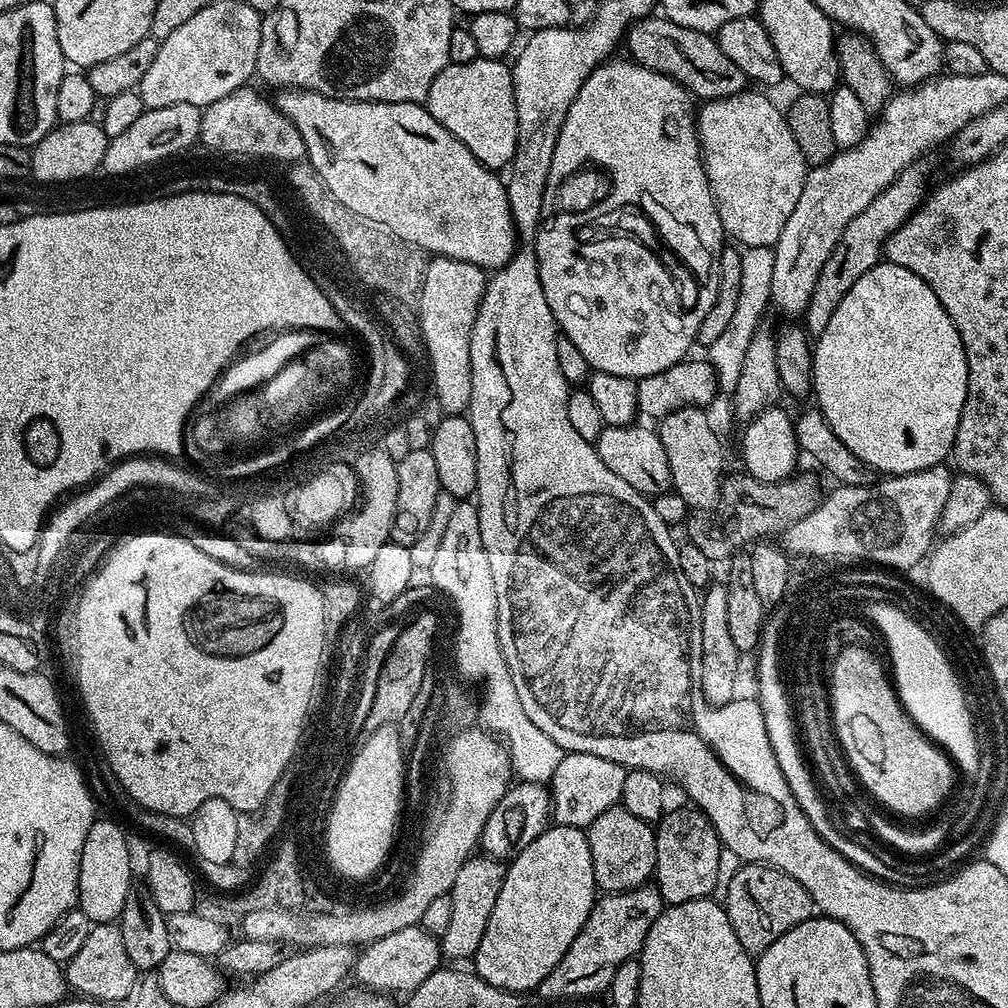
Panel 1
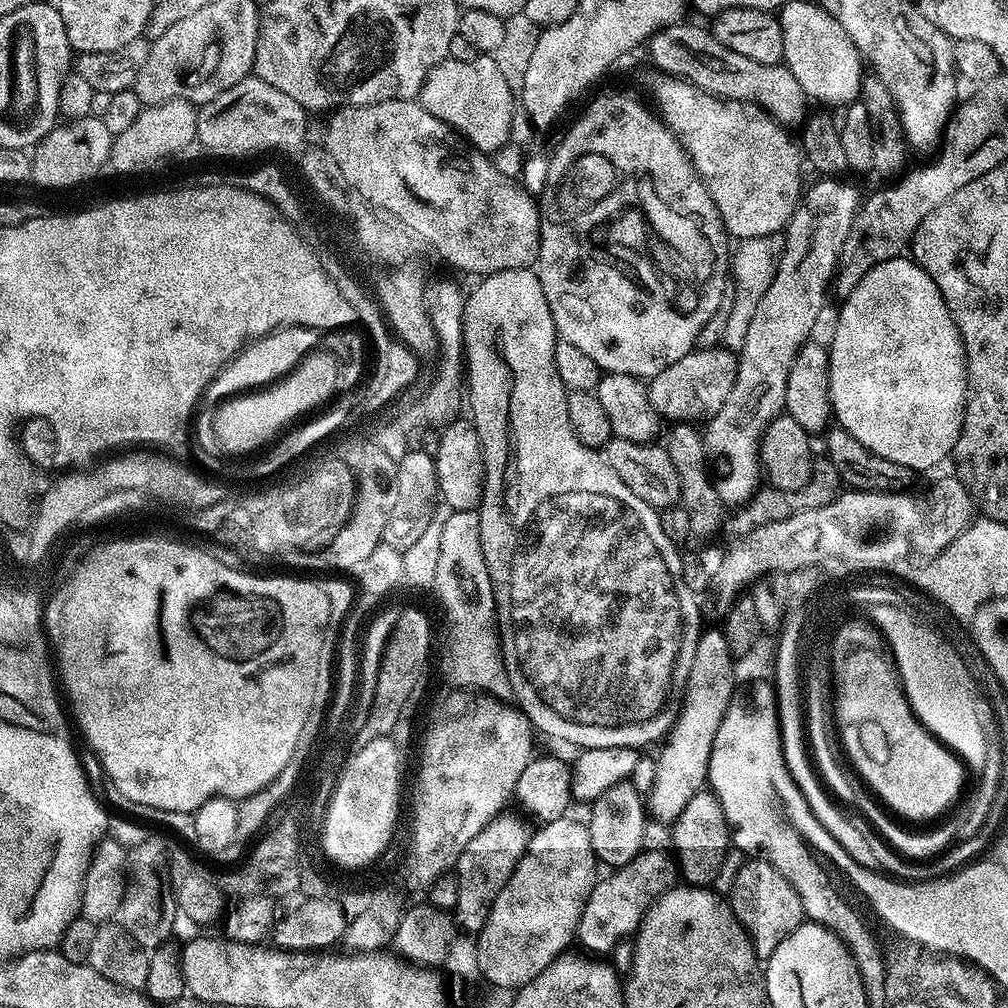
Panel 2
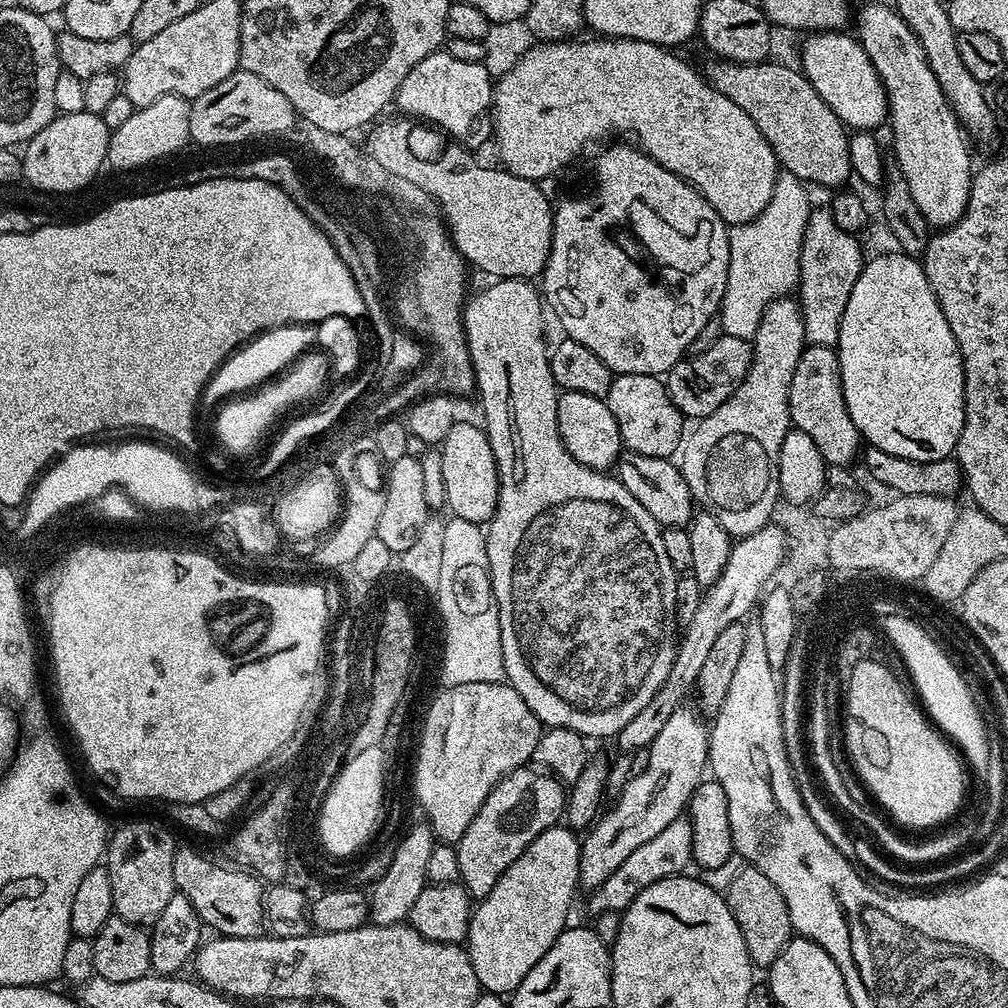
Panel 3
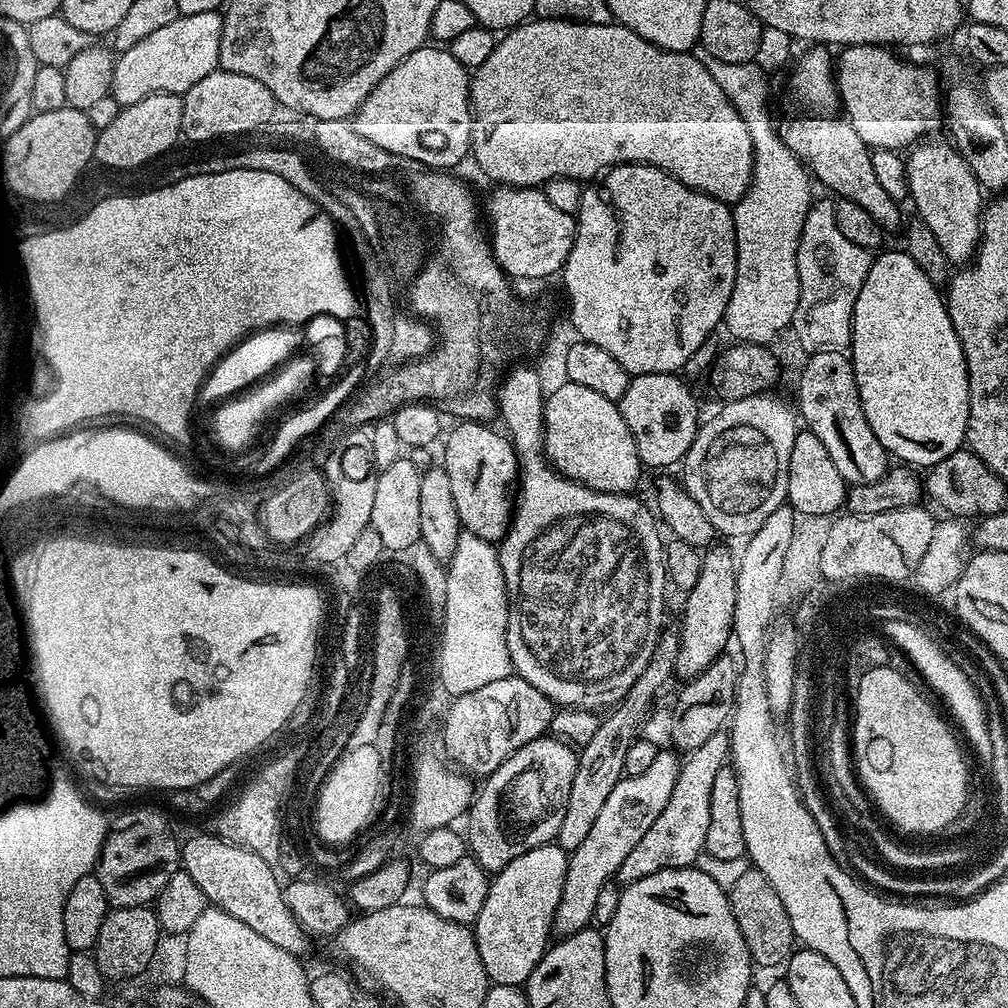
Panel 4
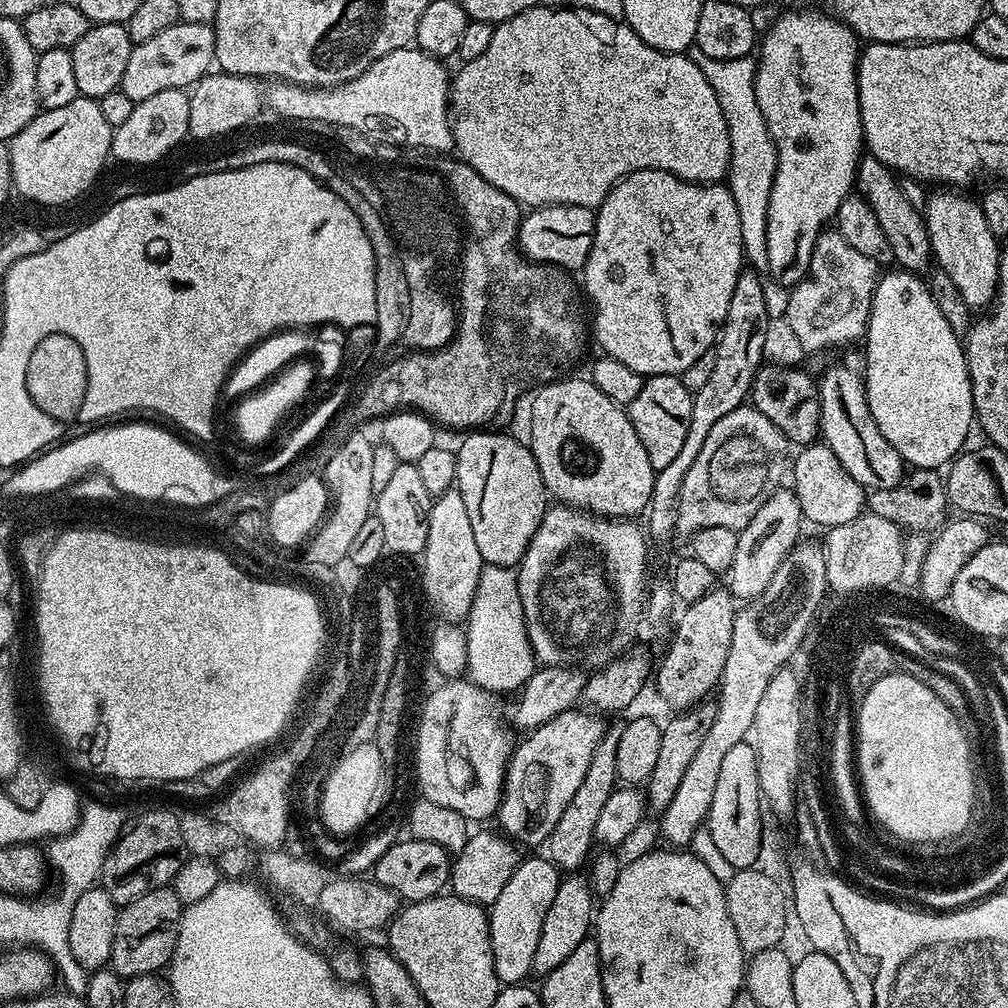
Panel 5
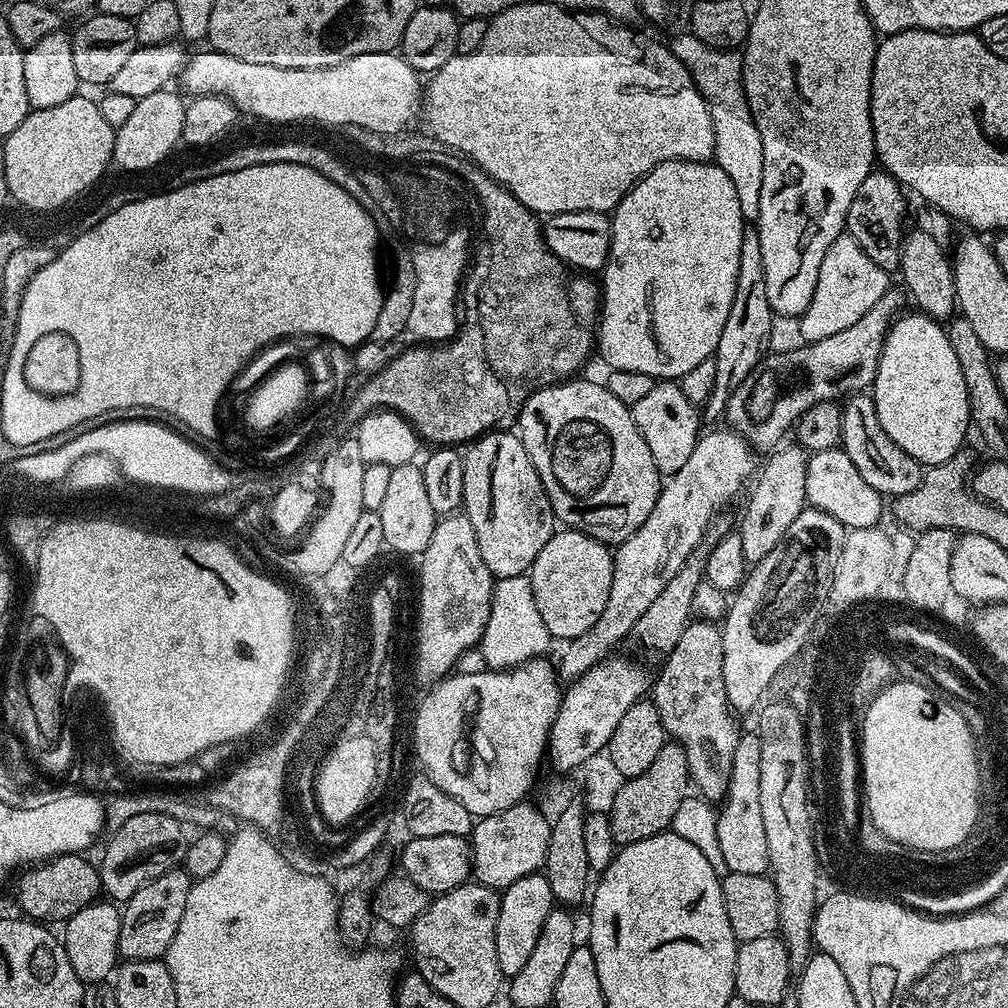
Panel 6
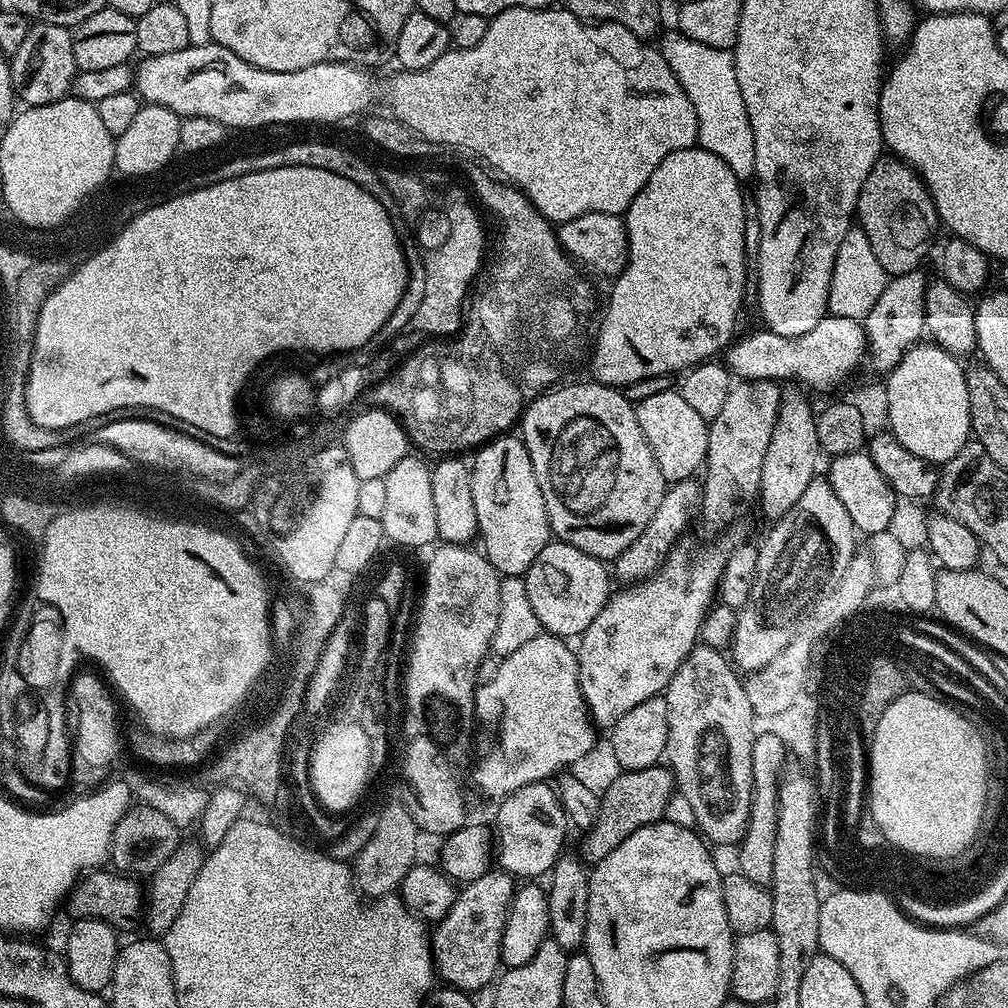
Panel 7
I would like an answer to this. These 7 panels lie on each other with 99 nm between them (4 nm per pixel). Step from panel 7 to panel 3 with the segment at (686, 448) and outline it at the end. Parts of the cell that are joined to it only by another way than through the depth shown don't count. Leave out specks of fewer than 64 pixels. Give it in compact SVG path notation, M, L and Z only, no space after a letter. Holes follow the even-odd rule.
M625 372L613 375L606 403L610 414L614 414L614 422L618 422L620 442L627 451L663 460L677 455L686 436L686 418L670 398L667 383L660 376Z

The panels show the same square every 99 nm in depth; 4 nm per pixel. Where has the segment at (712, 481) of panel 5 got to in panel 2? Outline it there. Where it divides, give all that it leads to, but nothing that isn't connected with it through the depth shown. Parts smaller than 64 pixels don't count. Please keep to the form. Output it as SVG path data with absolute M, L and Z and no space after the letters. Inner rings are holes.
M820 178L817 181L817 184L812 184L809 188L807 185L796 206L796 212L783 231L780 261L774 282L770 282L766 294L762 294L762 302L758 302L758 310L754 310L754 318L746 329L746 342L742 342L738 350L738 378L734 378L734 390L730 390L726 402L722 402L722 410L718 410L718 414L707 421L702 432L704 454L714 477L718 498L722 498L726 506L747 505L762 487L760 447L764 432L770 422L784 412L786 384L791 368L801 348L813 339L812 331L824 312L824 295L830 292L830 283L840 262L840 251L846 242L846 234L850 234L856 210L862 203L861 197L856 197L855 190L848 184L839 184L839 179Z

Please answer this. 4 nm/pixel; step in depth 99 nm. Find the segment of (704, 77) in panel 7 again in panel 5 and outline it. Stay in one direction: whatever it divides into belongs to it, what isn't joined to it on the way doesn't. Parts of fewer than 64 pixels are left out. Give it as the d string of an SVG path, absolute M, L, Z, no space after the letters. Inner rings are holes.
M699 50L691 53L692 61L706 74L706 82L714 86L714 94L718 94L718 106L722 106L722 114L726 114L726 126L730 130L730 166L726 177L726 186L734 198L734 206L738 206L738 222L742 222L742 246L745 261L753 269L764 270L768 267L770 247L767 244L767 222L770 210L770 192L774 186L776 173L776 147L766 126L766 118L759 109L758 94L754 94L756 85L756 60L752 56L742 58L710 58L710 54L702 54Z

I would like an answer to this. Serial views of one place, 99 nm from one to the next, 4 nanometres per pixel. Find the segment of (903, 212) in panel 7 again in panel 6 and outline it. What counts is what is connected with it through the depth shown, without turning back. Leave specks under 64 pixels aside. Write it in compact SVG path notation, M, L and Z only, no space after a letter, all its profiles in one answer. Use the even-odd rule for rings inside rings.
M874 170L858 186L858 194L854 194L854 202L850 202L848 217L844 223L847 235L852 236L862 250L866 250L866 258L871 258L874 263L889 274L895 273L900 266L900 244L904 241L906 225L904 216L896 212L900 204L899 198L901 189L896 180L888 175L887 171Z

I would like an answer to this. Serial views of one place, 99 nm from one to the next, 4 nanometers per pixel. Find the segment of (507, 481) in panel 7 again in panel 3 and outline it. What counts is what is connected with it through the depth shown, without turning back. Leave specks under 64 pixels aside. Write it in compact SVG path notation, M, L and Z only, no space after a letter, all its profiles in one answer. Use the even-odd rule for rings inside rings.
M469 422L454 426L439 445L442 454L442 473L445 482L447 510L452 516L466 518L466 522L487 525L496 513L500 494L500 475L494 458L494 450L488 441L488 433L479 423Z

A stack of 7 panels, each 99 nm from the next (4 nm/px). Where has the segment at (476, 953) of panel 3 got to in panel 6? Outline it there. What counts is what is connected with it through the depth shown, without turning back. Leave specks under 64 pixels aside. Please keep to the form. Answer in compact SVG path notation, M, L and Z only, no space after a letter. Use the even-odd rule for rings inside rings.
M540 872L530 874L526 878L518 878L510 887L503 889L498 910L498 926L494 934L494 946L498 946L498 966L501 977L511 978L526 966L534 945L538 942L538 934L542 934L542 922L546 922L546 914L554 907L550 882Z

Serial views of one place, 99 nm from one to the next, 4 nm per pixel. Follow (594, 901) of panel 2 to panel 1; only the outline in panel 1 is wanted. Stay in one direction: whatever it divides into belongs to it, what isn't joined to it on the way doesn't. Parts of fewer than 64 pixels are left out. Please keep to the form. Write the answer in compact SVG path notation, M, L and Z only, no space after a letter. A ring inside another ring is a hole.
M643 886L627 892L609 892L601 895L586 918L586 926L574 938L570 950L554 966L550 975L540 983L538 995L544 1000L584 1000L587 996L607 993L614 974L622 962L639 957L650 926L660 917L666 905L654 886Z

